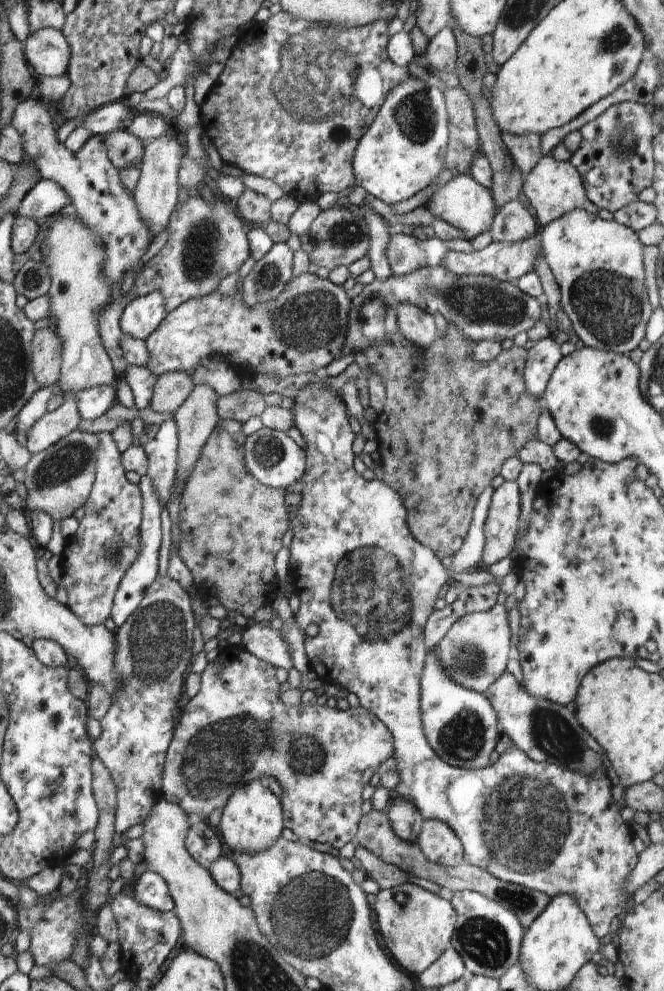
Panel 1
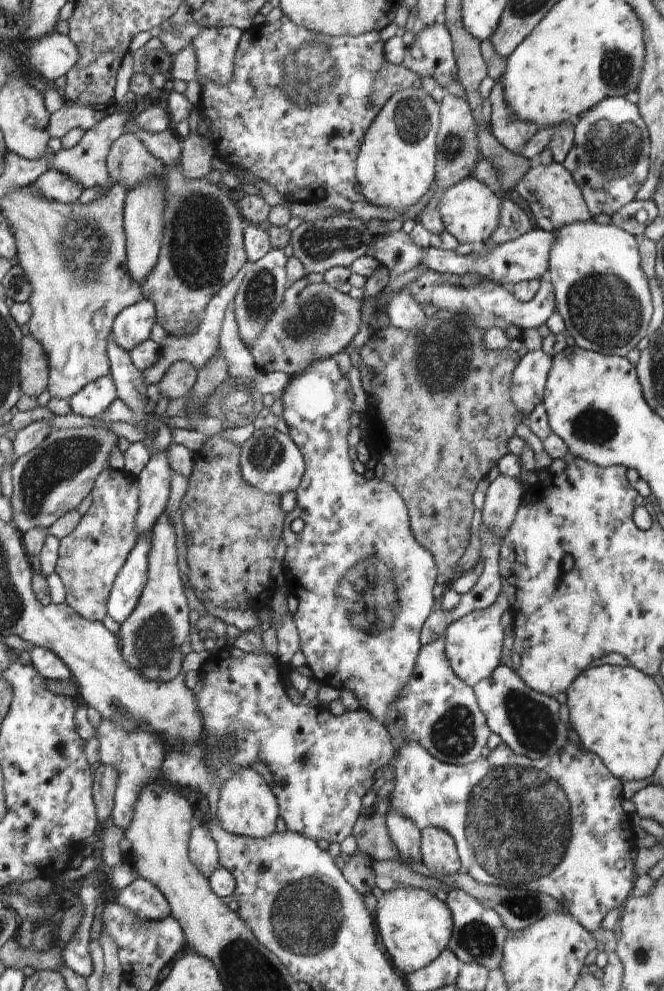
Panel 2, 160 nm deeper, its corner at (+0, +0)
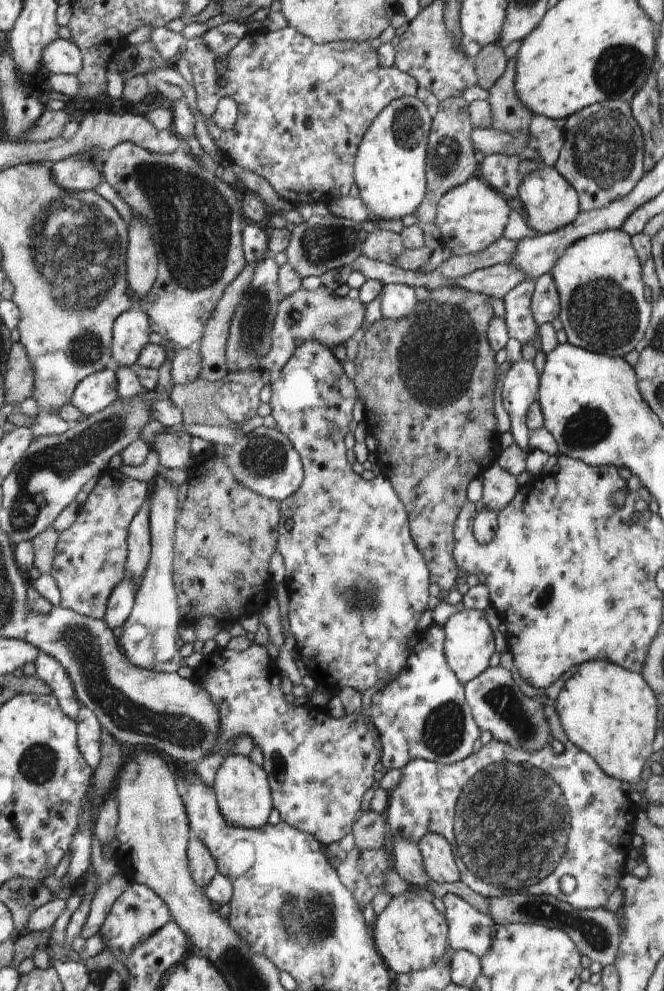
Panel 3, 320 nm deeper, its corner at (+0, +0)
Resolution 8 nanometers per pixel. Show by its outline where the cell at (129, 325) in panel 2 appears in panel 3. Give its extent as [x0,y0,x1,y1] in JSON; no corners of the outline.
[114,304,148,368]

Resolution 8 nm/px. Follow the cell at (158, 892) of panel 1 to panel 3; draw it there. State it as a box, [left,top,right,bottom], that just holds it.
[98,882,172,963]

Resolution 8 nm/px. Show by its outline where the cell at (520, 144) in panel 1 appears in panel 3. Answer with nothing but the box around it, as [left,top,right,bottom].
[487,57,533,131]

